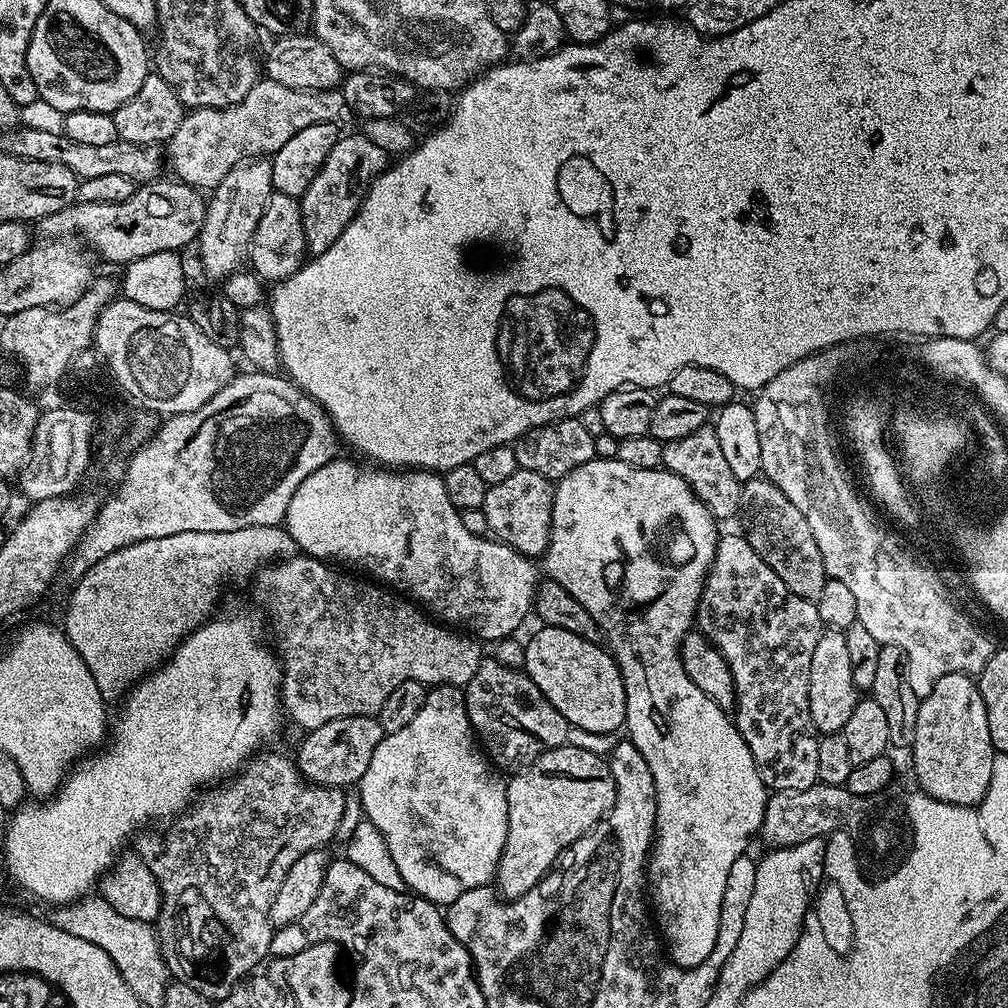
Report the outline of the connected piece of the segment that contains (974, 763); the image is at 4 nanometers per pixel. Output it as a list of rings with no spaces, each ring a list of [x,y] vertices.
[[[946,674],[946,678],[934,682],[934,690],[918,706],[918,726],[914,726],[910,755],[919,791],[957,809],[975,809],[986,798],[997,753],[991,744],[986,704],[973,677]]]

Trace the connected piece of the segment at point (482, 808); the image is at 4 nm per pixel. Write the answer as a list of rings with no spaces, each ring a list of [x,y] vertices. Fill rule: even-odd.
[[[433,687],[422,702],[422,710],[402,730],[387,733],[382,748],[385,753],[388,751],[388,761],[384,764],[384,776],[376,780],[376,792],[384,800],[365,799],[363,806],[384,836],[405,889],[432,904],[447,906],[466,890],[491,885],[506,846],[508,785],[473,733],[463,687]]]

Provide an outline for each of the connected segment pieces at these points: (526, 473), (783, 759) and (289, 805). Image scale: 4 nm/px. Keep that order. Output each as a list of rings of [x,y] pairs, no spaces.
[[[517,467],[510,478],[503,482],[489,484],[486,490],[483,510],[488,523],[488,532],[501,544],[508,544],[514,550],[529,558],[543,557],[548,550],[552,533],[552,511],[554,510],[555,483],[534,470]]]
[[[742,534],[721,535],[716,541],[714,562],[710,566],[708,577],[704,580],[704,589],[696,607],[694,624],[698,631],[718,649],[722,658],[726,658],[726,662],[730,666],[730,674],[736,687],[736,707],[734,709],[736,729],[742,734],[746,746],[750,746],[750,754],[754,754],[754,766],[758,766],[758,774],[762,778],[765,788],[772,792],[785,792],[786,790],[806,790],[818,783],[819,776],[816,775],[819,772],[821,775],[822,772],[822,740],[810,718],[810,658],[814,658],[814,646],[818,646],[818,638],[822,631],[820,615],[815,603],[794,594],[794,590],[790,590],[790,586],[786,586],[786,582],[782,582],[782,578],[778,578],[778,574],[774,574],[774,570],[770,570],[770,566],[766,566],[766,562],[762,562],[762,558],[758,558],[754,546],[750,546],[750,542],[745,536]]]
[[[264,750],[253,756],[252,759],[248,761],[246,770],[235,773],[234,778],[221,783],[219,786],[213,787],[211,790],[205,791],[203,795],[187,809],[186,814],[175,817],[175,819],[167,825],[167,828],[169,828],[168,833],[164,836],[164,840],[160,836],[155,836],[152,830],[137,835],[134,840],[134,851],[136,855],[144,859],[146,866],[150,866],[150,874],[154,874],[154,878],[160,884],[162,903],[160,905],[158,918],[154,922],[154,927],[156,937],[160,943],[160,949],[162,950],[162,958],[166,962],[169,973],[171,973],[179,983],[194,986],[194,990],[198,990],[198,994],[202,994],[206,999],[213,1002],[226,998],[231,992],[237,991],[239,984],[236,983],[238,983],[244,975],[247,977],[249,974],[255,973],[257,969],[259,969],[256,967],[258,967],[260,963],[261,967],[261,965],[269,959],[270,942],[272,941],[274,931],[272,923],[270,922],[270,902],[274,902],[274,894],[278,894],[278,890],[282,886],[282,882],[286,878],[290,866],[294,866],[294,862],[298,862],[298,858],[302,858],[302,854],[323,849],[325,846],[328,846],[324,844],[333,843],[336,831],[338,830],[338,822],[342,822],[342,814],[344,813],[346,796],[341,789],[327,788],[321,784],[308,783],[308,781],[300,775],[300,769],[296,767],[296,761],[291,755],[283,756],[280,752],[268,751],[272,750]]]

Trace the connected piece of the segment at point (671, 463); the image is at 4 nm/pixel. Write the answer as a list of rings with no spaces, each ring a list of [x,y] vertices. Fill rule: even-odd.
[[[715,427],[699,428],[686,438],[678,438],[664,445],[662,458],[664,459],[663,467],[682,477],[717,521],[724,522],[739,513],[742,482],[734,478],[734,473],[730,471],[730,466],[726,463],[726,457],[722,454],[722,446],[718,443]]]

